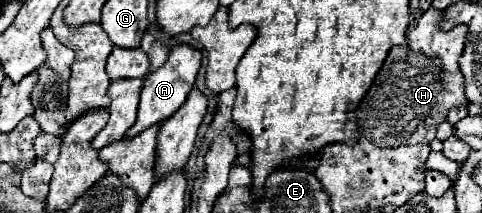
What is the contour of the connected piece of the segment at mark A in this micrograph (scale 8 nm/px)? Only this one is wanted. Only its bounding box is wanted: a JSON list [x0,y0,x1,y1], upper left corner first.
[126,43,202,137]

